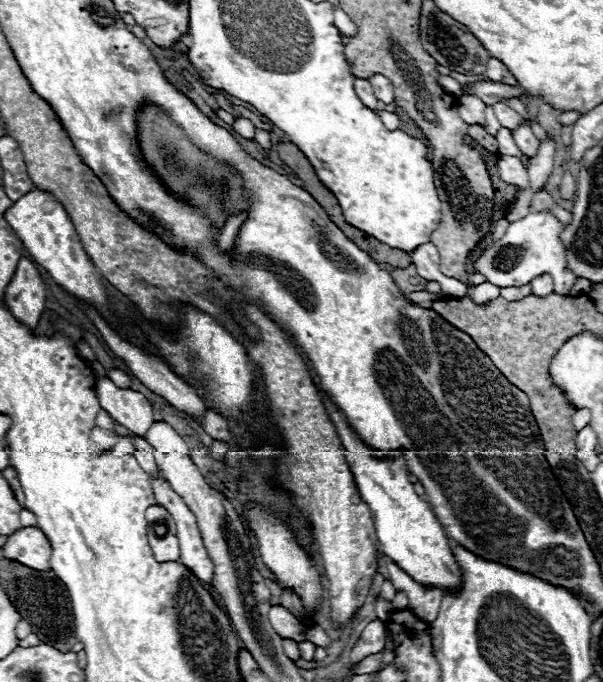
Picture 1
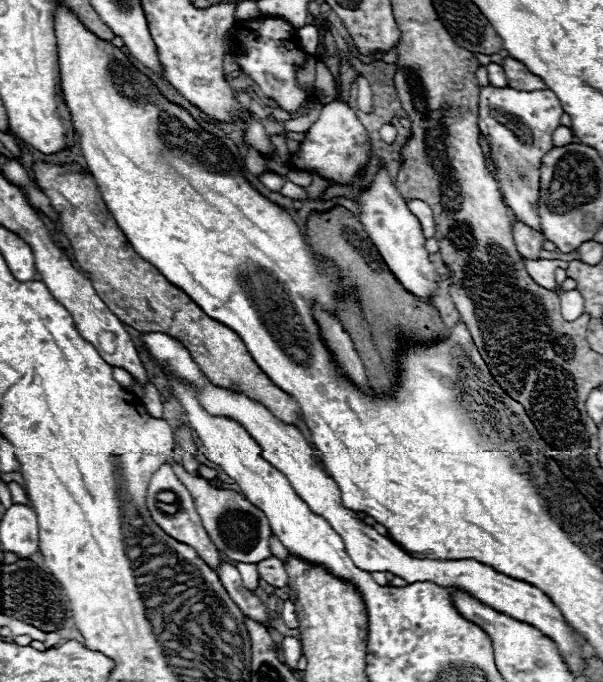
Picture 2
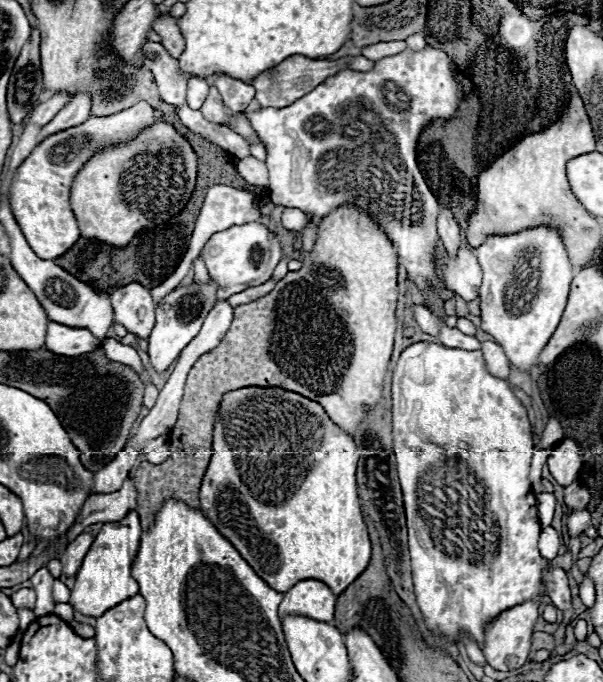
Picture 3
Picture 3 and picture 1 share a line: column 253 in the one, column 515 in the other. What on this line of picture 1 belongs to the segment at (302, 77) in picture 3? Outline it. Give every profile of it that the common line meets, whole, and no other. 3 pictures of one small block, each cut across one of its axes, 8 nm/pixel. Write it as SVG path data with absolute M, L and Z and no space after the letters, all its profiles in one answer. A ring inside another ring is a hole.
M490 58L488 62L488 68L486 68L486 76L494 82L506 82L506 84L512 84L512 86L518 86L516 78L510 74L510 70L496 58Z

